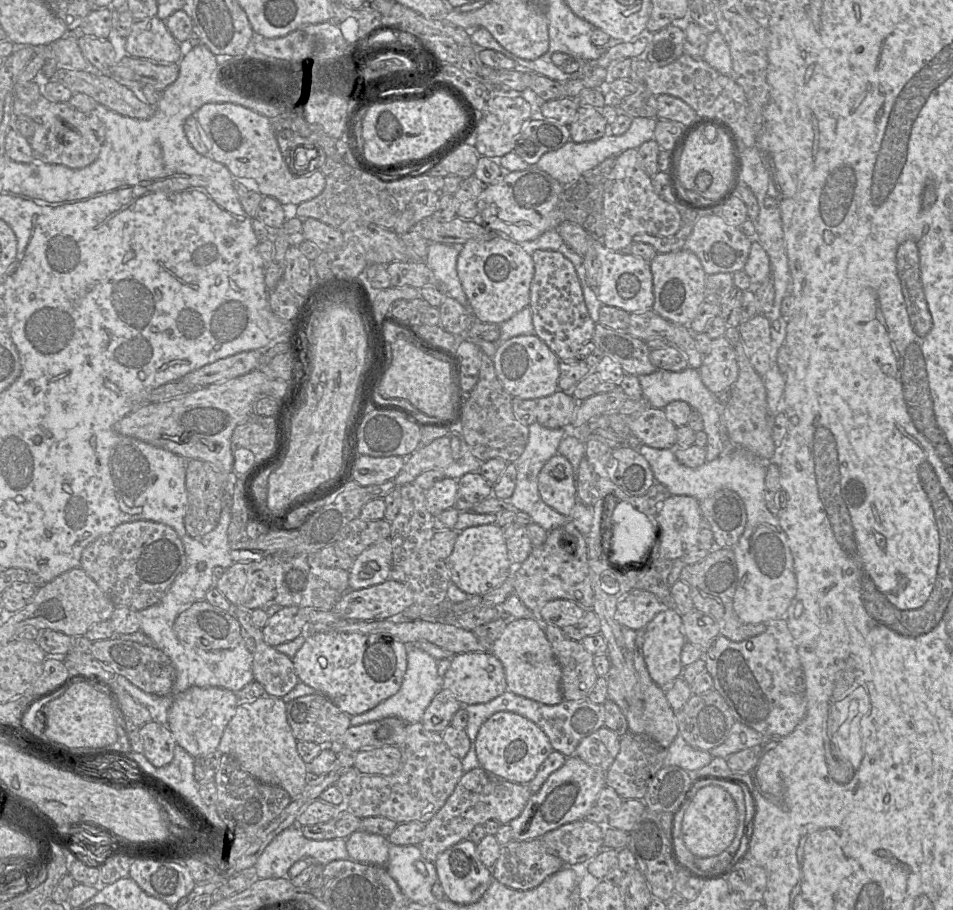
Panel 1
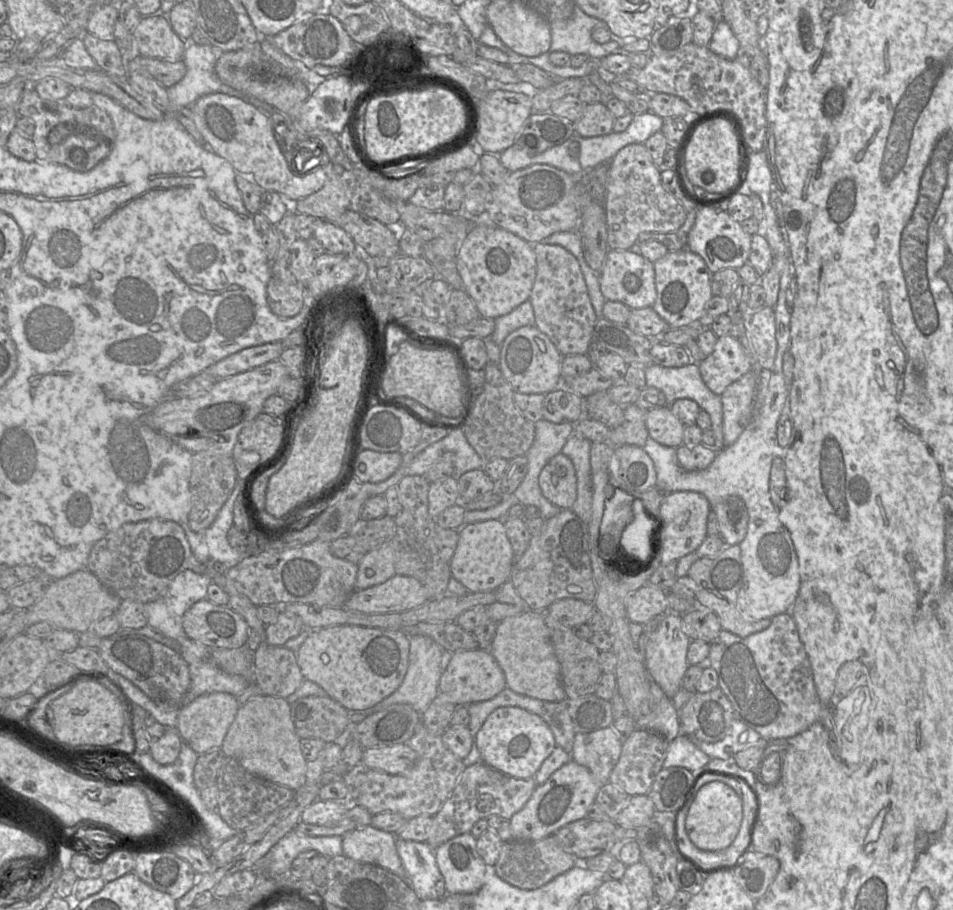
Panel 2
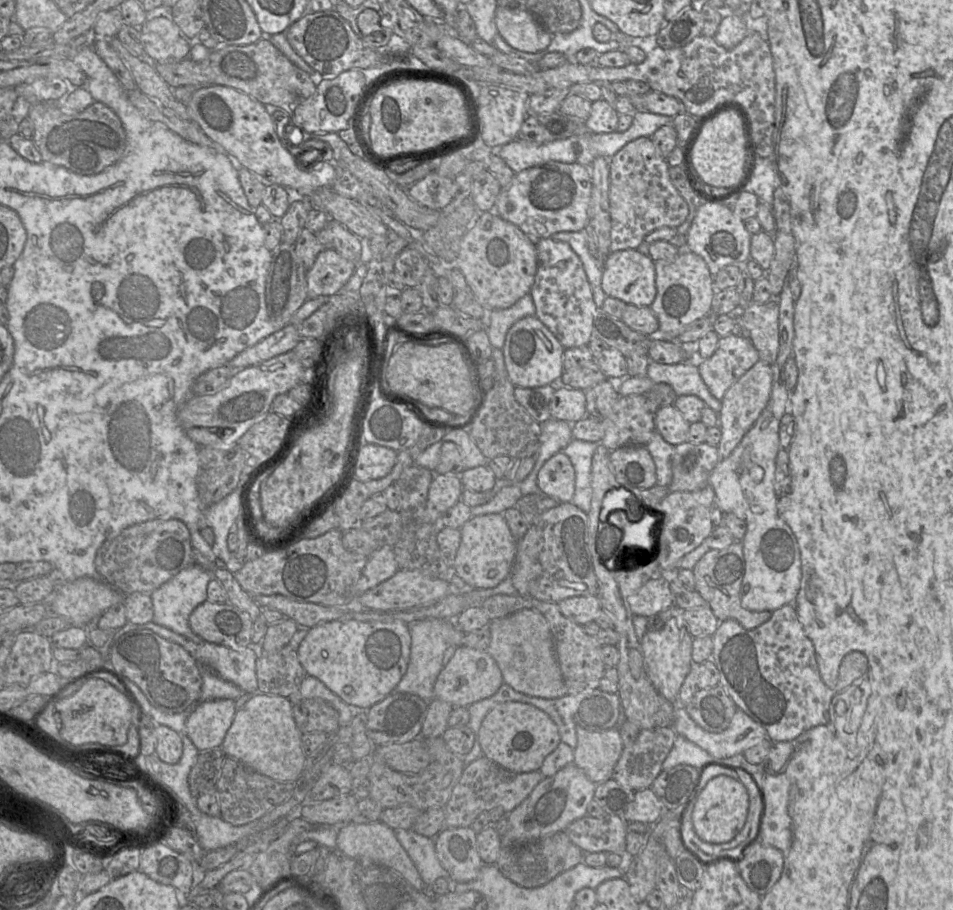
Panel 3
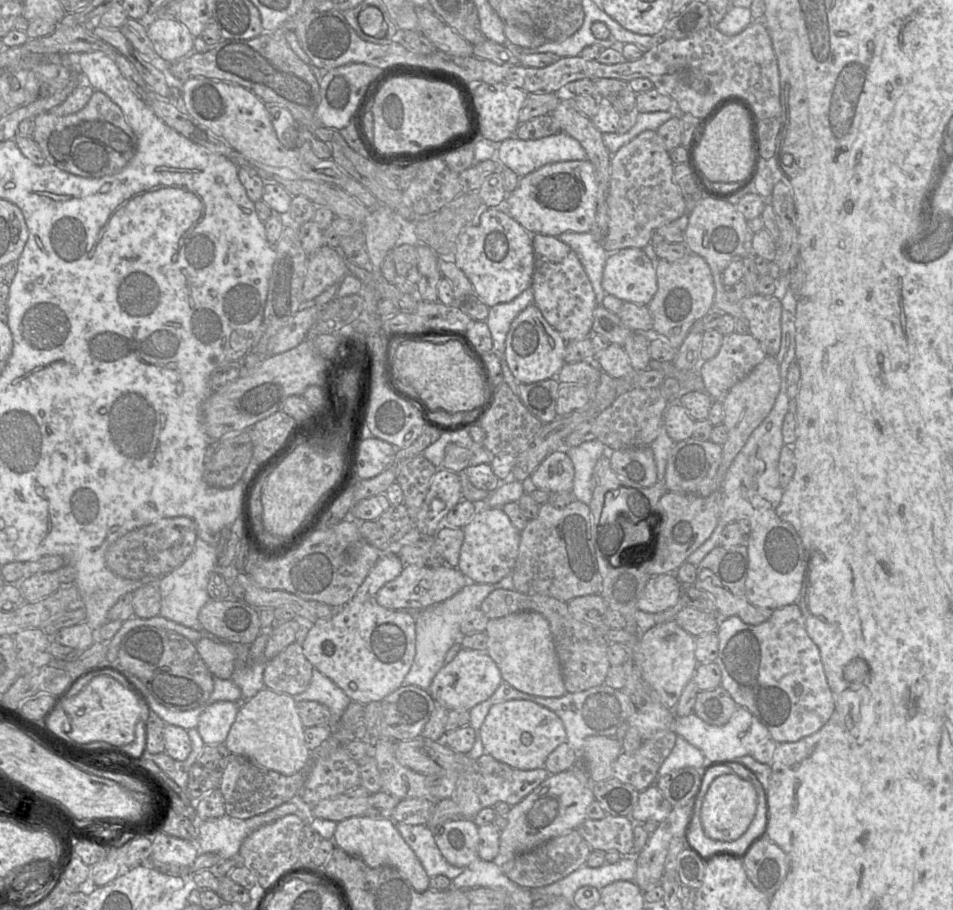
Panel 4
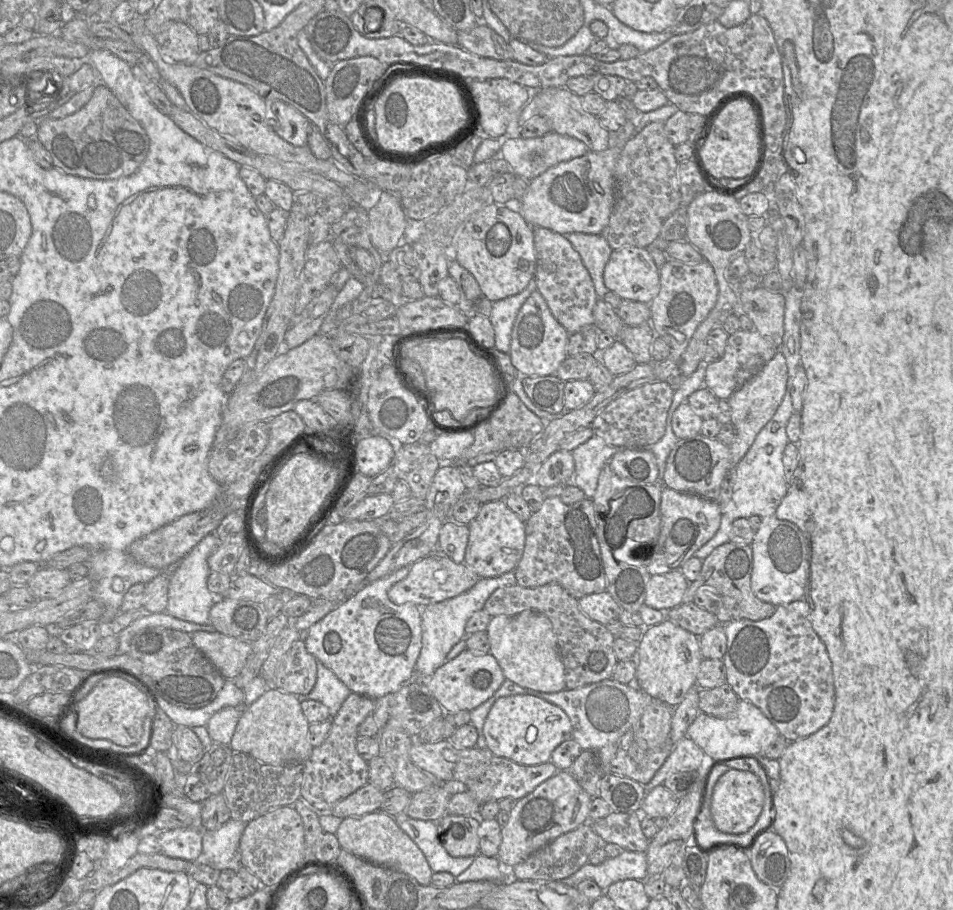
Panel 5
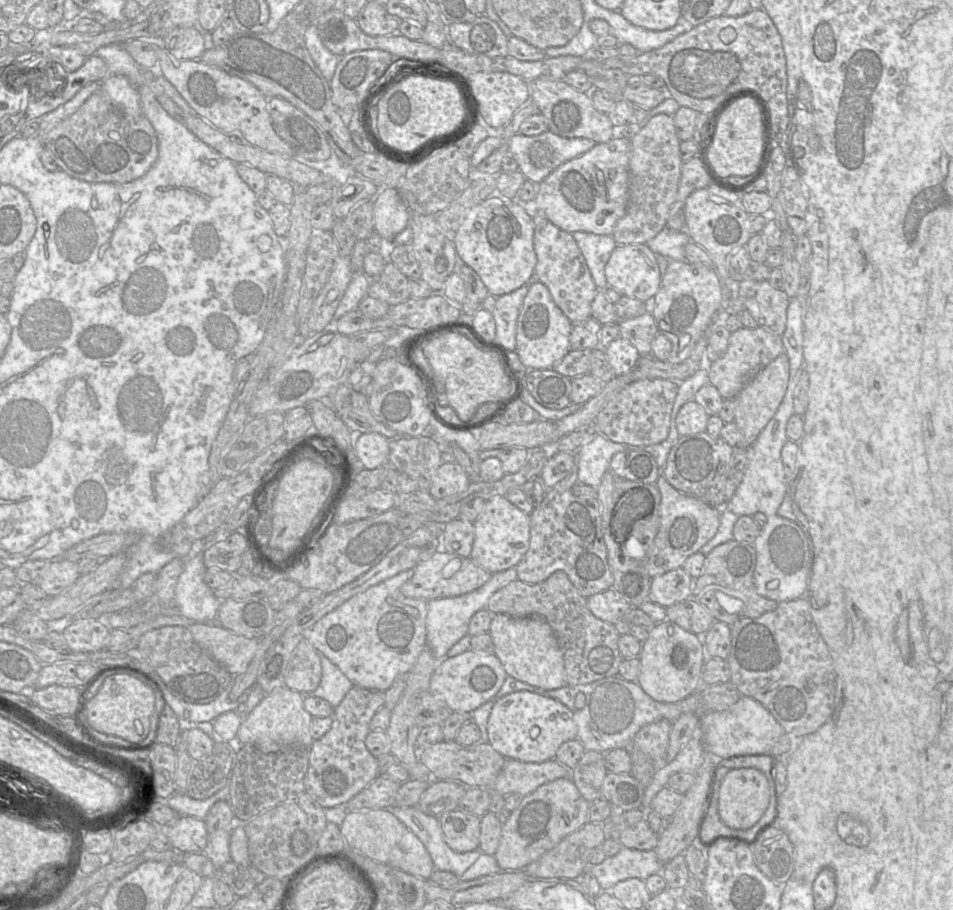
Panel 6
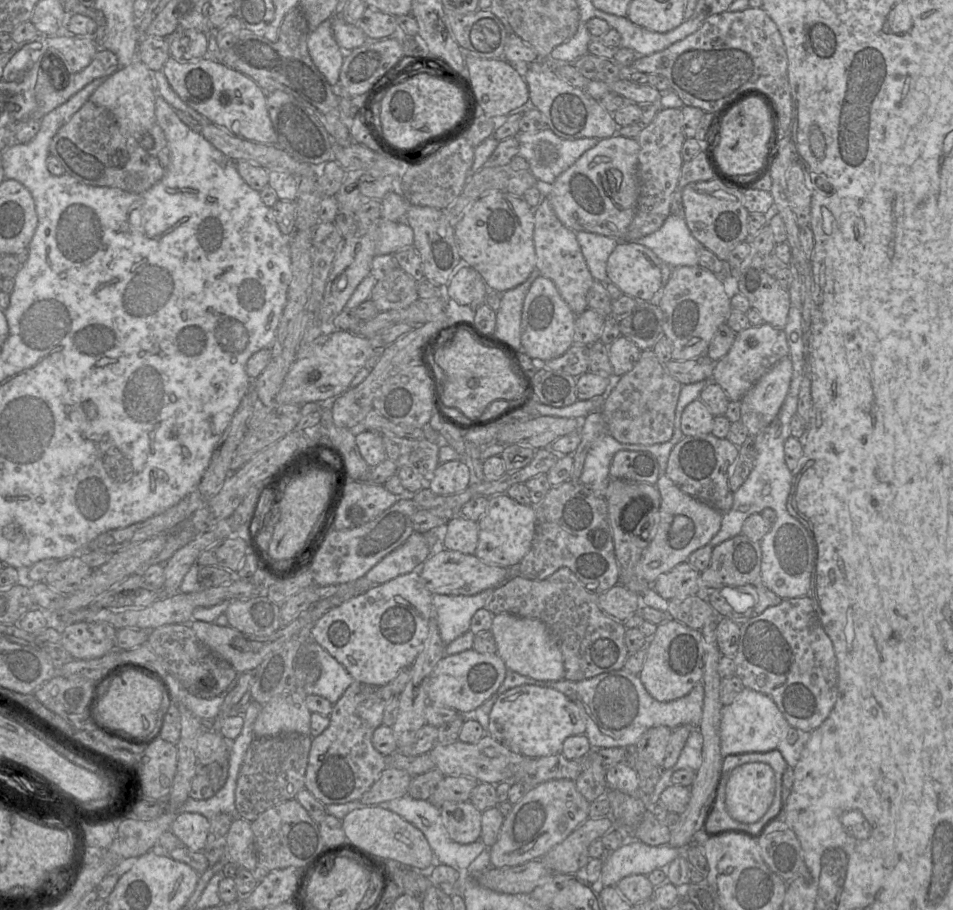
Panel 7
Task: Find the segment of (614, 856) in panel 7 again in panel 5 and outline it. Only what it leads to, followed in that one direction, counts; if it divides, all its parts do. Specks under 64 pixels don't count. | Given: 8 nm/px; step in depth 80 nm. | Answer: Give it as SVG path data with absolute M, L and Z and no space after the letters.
M624 850L598 865L587 862L573 875L558 881L576 887L584 879L594 880L603 891L611 884L625 879L645 881L649 879L646 853Z

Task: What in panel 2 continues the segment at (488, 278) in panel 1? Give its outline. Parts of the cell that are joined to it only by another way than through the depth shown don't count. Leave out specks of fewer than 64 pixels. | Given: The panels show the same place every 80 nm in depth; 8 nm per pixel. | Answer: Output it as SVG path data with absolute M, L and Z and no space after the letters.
M475 223L455 259L464 290L481 317L495 319L506 315L530 298L536 278L533 244L494 223Z

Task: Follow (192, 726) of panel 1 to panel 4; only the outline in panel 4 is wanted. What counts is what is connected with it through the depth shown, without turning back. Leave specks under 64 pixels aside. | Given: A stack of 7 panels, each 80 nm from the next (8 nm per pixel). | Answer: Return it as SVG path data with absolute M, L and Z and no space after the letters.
M218 701L201 713L196 729L205 745L224 744L239 707L231 701Z

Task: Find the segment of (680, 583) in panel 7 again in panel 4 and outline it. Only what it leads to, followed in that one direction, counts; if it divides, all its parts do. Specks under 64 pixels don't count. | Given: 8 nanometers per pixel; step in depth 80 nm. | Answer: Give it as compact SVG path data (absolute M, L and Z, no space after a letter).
M675 574L652 576L638 600L637 608L640 611L657 614L673 607L680 596L681 583Z

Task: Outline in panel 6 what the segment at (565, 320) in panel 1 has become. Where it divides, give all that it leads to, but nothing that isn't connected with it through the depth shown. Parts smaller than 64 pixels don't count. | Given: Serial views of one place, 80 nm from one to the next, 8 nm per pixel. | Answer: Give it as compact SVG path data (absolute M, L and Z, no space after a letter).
M537 210L533 224L533 244L537 257L534 273L548 288L554 303L572 325L580 324L591 317L591 303L598 290L586 261L572 234L552 224L542 211Z

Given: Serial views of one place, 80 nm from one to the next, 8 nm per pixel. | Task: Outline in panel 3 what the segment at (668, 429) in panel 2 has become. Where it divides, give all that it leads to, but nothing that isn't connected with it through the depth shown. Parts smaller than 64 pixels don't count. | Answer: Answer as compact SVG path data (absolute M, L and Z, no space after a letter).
M673 405L660 407L654 417L655 429L663 439L673 446L687 442L690 423Z

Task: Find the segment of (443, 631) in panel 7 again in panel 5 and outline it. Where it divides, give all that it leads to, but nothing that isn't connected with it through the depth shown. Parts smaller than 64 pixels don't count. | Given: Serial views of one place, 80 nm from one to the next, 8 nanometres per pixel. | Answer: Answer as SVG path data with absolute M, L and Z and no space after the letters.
M514 572L494 578L479 579L471 589L457 597L426 607L420 607L422 608L422 647L415 665L415 676L429 679L446 662L446 656L450 650L466 637L465 626L468 619L475 612L484 609L486 601L496 589L515 584Z

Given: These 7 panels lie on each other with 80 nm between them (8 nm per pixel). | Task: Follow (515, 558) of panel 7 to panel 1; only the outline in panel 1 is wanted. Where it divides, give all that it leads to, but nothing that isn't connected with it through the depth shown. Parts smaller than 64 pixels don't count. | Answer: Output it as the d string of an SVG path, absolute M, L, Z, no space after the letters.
M495 523L468 527L459 532L453 551L446 561L451 582L469 596L485 594L511 577L503 528Z

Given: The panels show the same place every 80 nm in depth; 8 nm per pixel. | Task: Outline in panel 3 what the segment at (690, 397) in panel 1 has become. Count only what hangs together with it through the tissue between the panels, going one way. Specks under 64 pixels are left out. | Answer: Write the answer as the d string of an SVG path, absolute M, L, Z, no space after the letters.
M699 360L684 361L679 364L659 364L650 361L647 376L654 384L670 385L676 396L694 395L703 400L717 414L721 410L721 401L709 391L699 374Z

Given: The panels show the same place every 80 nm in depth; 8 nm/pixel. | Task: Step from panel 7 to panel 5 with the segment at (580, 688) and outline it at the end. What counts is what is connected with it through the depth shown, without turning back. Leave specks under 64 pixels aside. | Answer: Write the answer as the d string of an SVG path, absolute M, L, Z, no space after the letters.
M612 678L573 690L564 689L556 693L544 693L523 688L505 679L492 697L470 711L470 723L478 732L476 747L486 748L483 726L493 704L499 698L521 694L536 696L560 707L571 721L572 739L579 744L583 751L590 750L594 752L607 744L618 743L619 738L628 730L631 730L653 699L635 685L622 684Z

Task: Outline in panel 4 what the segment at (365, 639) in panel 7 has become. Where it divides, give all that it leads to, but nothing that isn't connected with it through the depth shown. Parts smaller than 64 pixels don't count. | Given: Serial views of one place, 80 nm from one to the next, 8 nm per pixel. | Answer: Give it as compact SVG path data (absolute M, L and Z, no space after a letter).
M383 553L357 589L351 601L329 619L319 619L312 625L302 643L303 653L315 669L328 677L353 701L363 705L381 702L402 686L416 653L415 618L417 612L388 610L376 601L376 594L388 582L397 578L404 565L397 555Z

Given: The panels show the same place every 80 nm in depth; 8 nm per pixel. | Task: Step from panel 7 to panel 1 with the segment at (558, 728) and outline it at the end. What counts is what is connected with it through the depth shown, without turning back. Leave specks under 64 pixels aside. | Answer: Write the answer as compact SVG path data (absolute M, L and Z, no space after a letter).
M500 711L481 725L475 750L480 767L487 772L511 782L528 784L553 747L547 735L534 722L513 712Z

